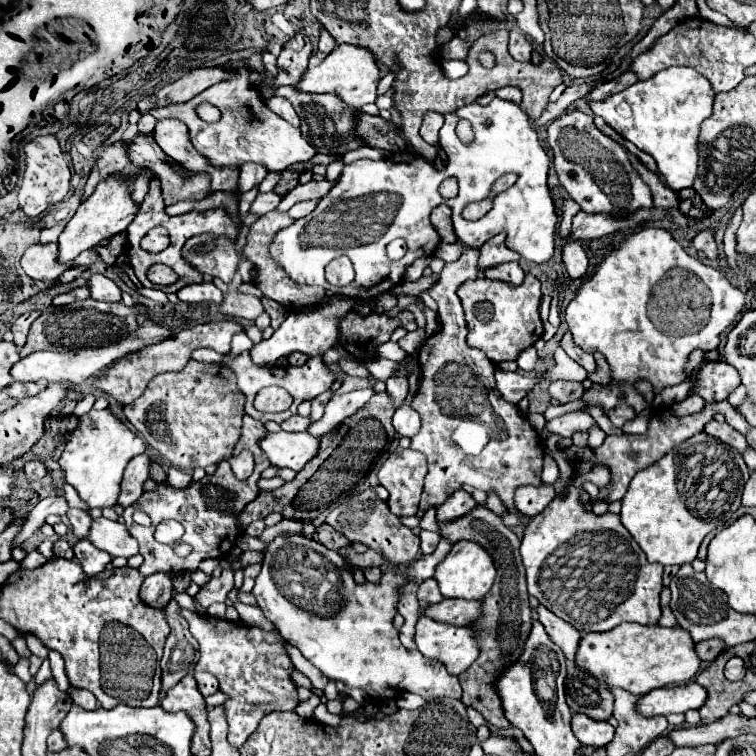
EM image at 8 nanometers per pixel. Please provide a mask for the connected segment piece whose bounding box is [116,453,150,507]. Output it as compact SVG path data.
M146 453L136 455L130 459L130 463L124 469L122 475L122 483L120 483L120 497L118 497L118 505L128 507L134 505L138 501L138 497L144 491L144 481L148 479L148 465L150 465L150 457Z

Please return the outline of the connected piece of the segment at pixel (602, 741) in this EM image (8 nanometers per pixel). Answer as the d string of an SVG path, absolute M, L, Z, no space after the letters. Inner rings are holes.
M582 713L574 715L572 731L586 747L606 747L614 737L614 727L608 721L594 721Z

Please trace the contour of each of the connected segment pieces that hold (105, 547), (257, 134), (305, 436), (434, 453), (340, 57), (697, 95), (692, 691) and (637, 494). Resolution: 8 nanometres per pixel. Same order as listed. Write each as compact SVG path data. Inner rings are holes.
M106 517L94 519L86 537L94 547L110 553L112 557L132 557L138 553L138 541L130 535L126 525Z
M236 61L236 63L228 63L228 67L240 67L238 69L238 77L234 77L234 81L230 83L222 83L222 85L212 85L210 89L206 89L206 93L200 93L198 97L182 103L182 105L168 105L166 109L152 109L150 115L160 119L180 119L188 131L190 131L190 139L194 143L194 147L210 159L212 165L222 167L222 165L242 165L246 161L256 161L268 167L268 171L278 171L282 173L284 169L288 169L294 163L306 163L310 161L316 153L312 149L312 145L302 137L298 127L292 127L290 123L286 123L284 119L280 119L276 113L272 113L270 109L266 109L258 89L254 89L248 83L246 71L242 69L244 63ZM200 103L212 103L214 107L220 109L222 117L216 123L204 123L198 115L196 115L196 107ZM252 109L266 109L266 117L262 115L254 115Z
M308 431L302 433L268 433L260 441L268 459L276 467L288 467L294 471L302 471L306 463L310 463L320 449L320 441L312 437Z
M468 247L464 257L460 257L458 261L450 265L444 265L438 285L434 285L430 291L430 297L438 303L440 329L430 339L426 339L416 353L416 359L420 365L420 391L416 393L412 401L412 409L420 415L422 429L412 439L410 449L420 451L428 459L428 475L426 475L426 485L420 501L420 511L438 509L442 503L446 503L446 499L452 493L456 493L458 489L464 489L464 485L472 485L482 491L494 491L512 513L518 513L512 503L516 487L542 483L540 473L542 473L544 445L540 443L538 433L528 423L528 419L520 415L518 407L504 401L504 397L498 393L492 361L484 353L478 353L478 349L470 349L466 345L468 329L466 329L462 305L456 291L462 283L478 277L476 261L478 261L478 249ZM460 427L464 427L462 431L466 431L466 439L462 441L454 437L454 431L460 431Z
M336 45L336 49L316 67L308 67L294 91L300 93L338 93L350 105L376 103L376 87L380 81L380 69L368 49L354 45Z
M670 67L658 71L648 81L638 81L606 101L593 101L590 108L616 133L634 143L640 151L652 155L668 187L682 191L692 187L698 171L698 129L712 113L714 91L706 77L690 67Z
M688 685L668 687L668 689L654 689L654 693L646 693L638 701L638 711L646 717L654 715L668 715L668 713L686 713L690 709L700 709L708 699L708 693L702 685Z
M698 433L648 469L636 473L636 477L628 485L626 495L622 497L622 525L634 537L634 541L638 541L650 563L660 563L664 567L692 563L698 555L702 539L710 531L724 527L740 509L740 497L748 477L750 471L736 449L722 445L722 441L714 441L714 437L706 437L706 433Z

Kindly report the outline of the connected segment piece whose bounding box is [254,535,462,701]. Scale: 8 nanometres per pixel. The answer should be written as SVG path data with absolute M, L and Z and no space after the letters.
M302 535L276 537L264 551L254 597L278 633L298 647L328 679L340 679L350 689L364 689L368 697L380 701L396 697L400 691L416 693L424 699L460 699L458 677L450 675L442 661L426 659L420 651L408 651L398 639L398 629L392 625L402 587L410 581L420 585L430 579L450 547L452 543L440 537L432 555L416 559L404 571L384 569L380 583L366 581L358 585L336 551Z

